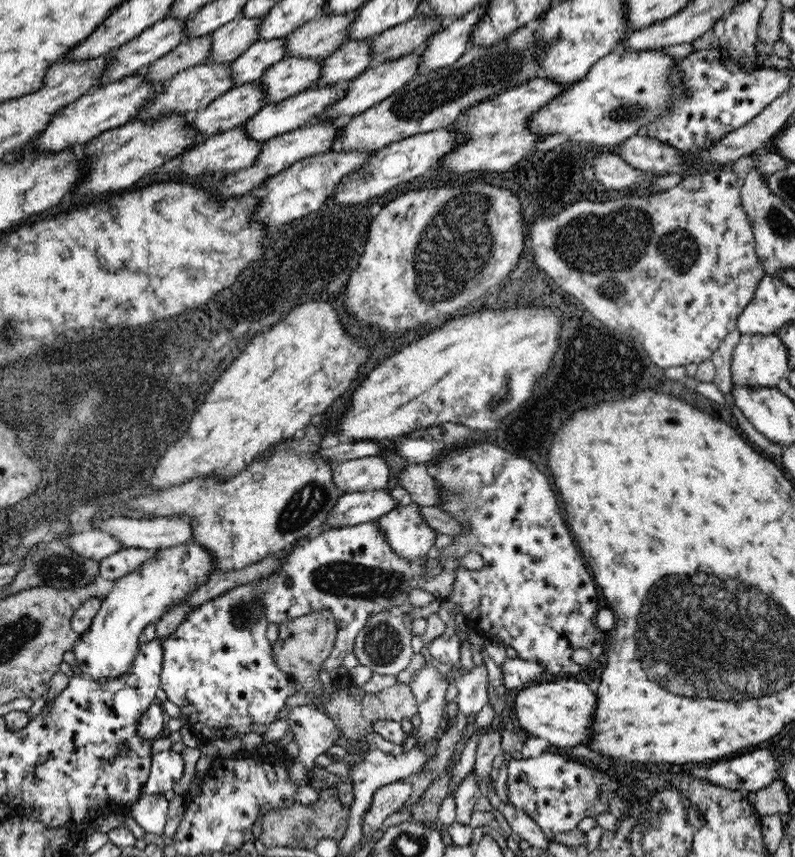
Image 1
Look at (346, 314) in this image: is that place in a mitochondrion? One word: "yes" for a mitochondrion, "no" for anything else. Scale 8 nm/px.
no

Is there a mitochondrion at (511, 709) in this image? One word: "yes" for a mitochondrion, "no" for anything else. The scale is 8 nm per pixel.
no

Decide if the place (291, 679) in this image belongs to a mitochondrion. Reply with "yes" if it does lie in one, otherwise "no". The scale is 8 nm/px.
no

